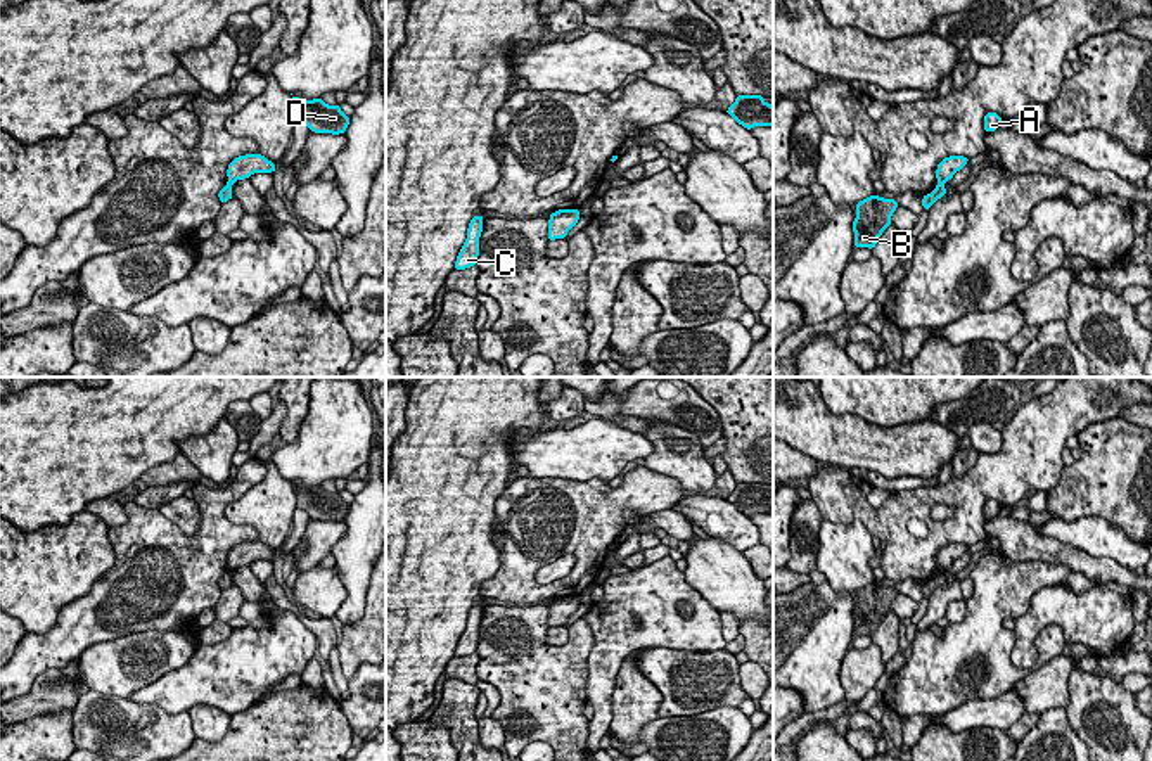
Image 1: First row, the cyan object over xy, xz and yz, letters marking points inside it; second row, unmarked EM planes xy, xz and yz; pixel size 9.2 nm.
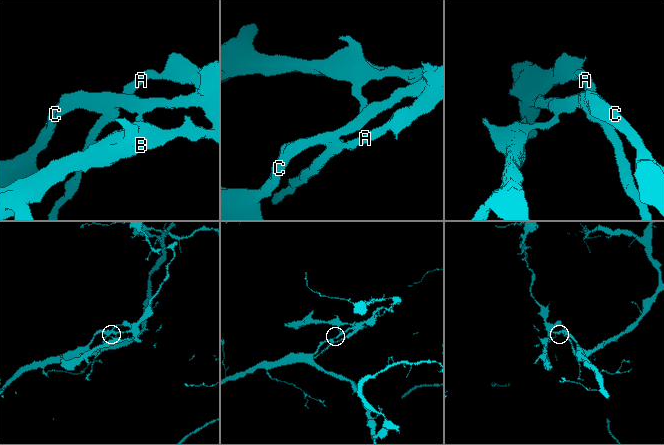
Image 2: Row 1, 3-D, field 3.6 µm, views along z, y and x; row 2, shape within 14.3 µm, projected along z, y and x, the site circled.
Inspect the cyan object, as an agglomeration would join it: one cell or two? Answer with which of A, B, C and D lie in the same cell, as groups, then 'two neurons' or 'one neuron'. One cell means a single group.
A B D / C; two neurons

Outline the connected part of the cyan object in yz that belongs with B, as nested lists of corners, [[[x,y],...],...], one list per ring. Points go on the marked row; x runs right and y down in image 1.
[[[875,194],[854,204],[854,247],[874,249],[882,232],[891,225],[891,216],[898,206],[894,199],[877,197]]]

